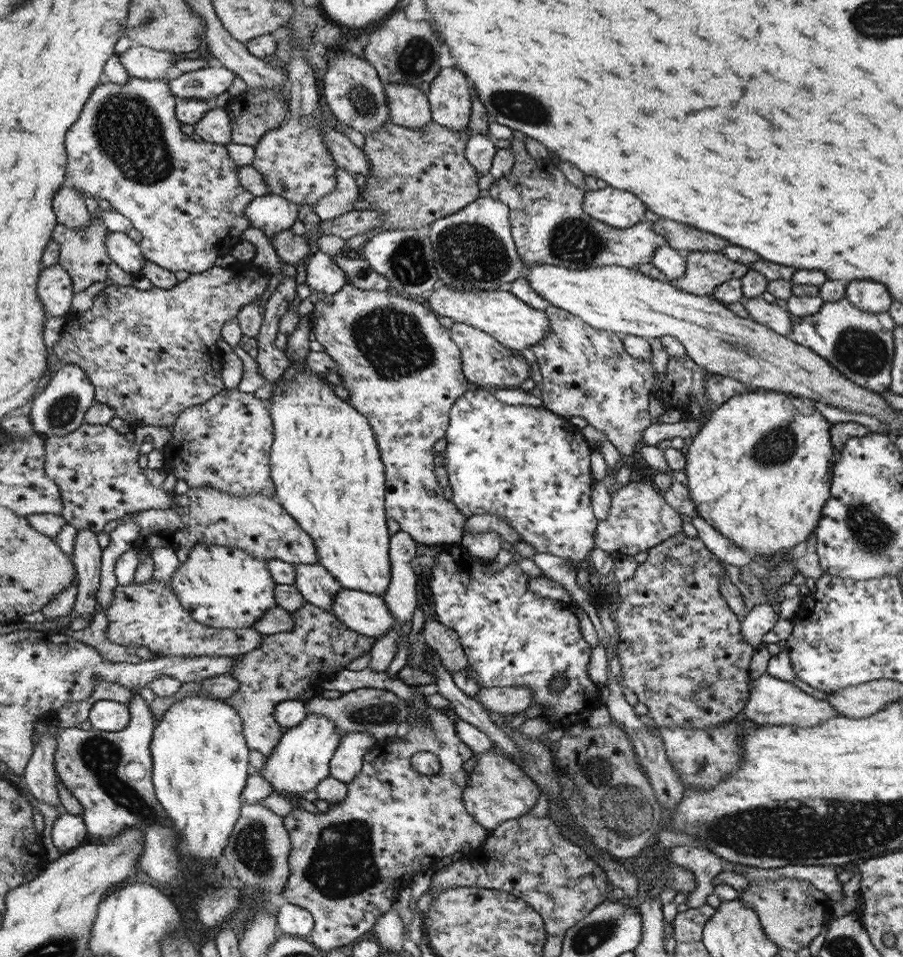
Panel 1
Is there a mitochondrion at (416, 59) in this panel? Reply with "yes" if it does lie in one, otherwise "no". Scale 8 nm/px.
yes

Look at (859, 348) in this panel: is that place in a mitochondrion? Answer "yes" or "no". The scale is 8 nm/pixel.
yes

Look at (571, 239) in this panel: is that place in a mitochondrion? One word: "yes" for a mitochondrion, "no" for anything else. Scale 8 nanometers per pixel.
yes

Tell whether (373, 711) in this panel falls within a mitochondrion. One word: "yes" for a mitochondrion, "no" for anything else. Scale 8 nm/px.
yes

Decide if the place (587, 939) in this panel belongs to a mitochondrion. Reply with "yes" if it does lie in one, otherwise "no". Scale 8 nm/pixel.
yes

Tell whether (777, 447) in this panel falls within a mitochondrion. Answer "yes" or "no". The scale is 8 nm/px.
yes

